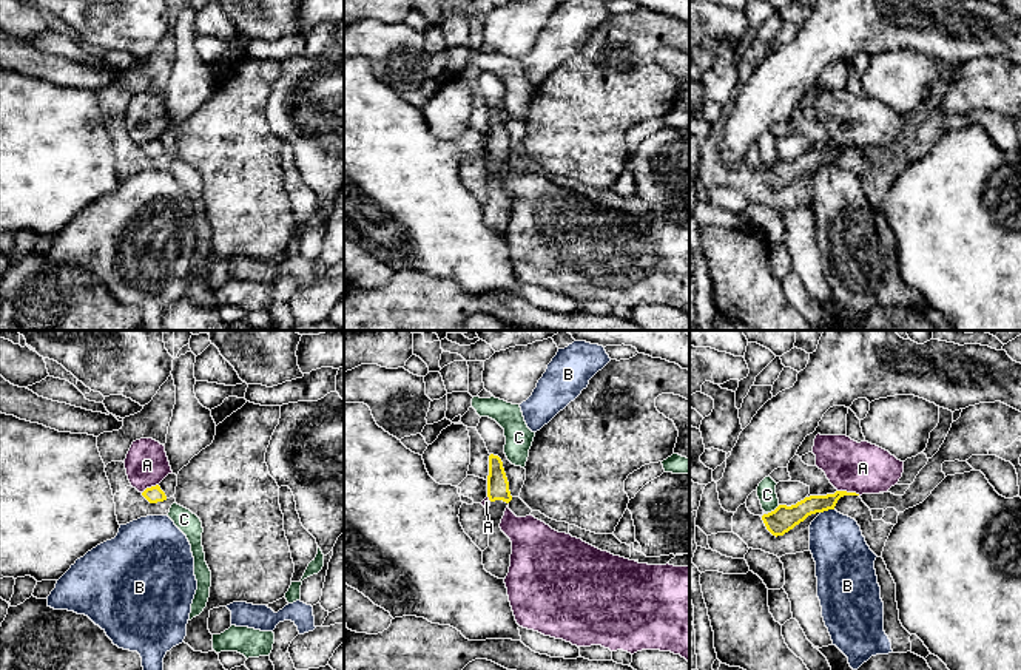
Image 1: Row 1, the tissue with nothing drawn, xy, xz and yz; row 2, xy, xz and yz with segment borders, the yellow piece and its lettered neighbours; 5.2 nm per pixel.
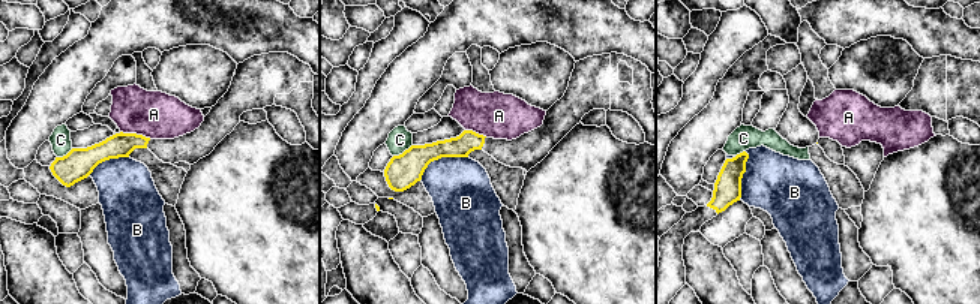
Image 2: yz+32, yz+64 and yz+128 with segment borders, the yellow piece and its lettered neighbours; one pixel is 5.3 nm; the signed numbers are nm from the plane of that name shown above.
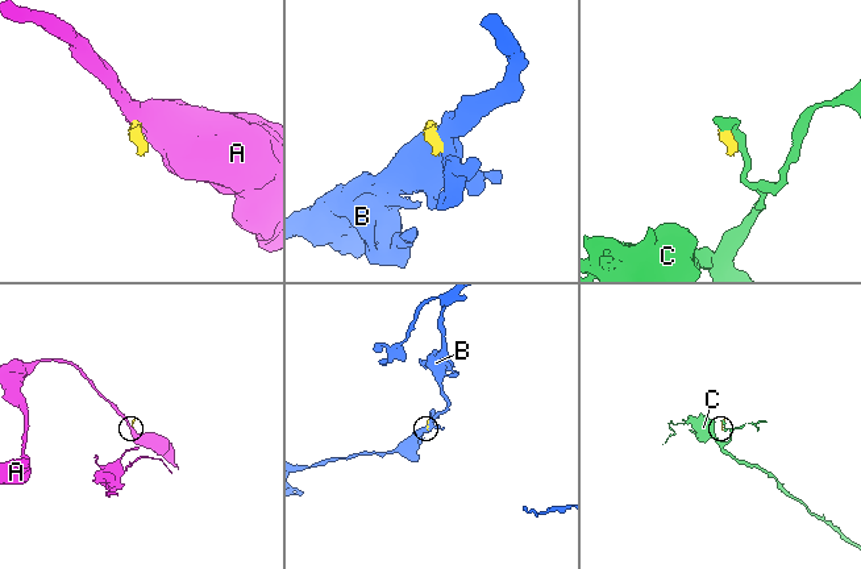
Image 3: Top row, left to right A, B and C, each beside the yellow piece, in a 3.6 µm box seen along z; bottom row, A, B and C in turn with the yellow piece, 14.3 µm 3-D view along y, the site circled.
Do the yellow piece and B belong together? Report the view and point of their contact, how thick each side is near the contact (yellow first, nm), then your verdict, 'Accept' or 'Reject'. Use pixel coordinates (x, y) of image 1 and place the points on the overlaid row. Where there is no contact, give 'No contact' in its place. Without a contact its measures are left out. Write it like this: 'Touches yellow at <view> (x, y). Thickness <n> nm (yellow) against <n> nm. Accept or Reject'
Touches yellow at yz (827, 510). Thickness 140 nm (yellow) against 280 nm. Reject

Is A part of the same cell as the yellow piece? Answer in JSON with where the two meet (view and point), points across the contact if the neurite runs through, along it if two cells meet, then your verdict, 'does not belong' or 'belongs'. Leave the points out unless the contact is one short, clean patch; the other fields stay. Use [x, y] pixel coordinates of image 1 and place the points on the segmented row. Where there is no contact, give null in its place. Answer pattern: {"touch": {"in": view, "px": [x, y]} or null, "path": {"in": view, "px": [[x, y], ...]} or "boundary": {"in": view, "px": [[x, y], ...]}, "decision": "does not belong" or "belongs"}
{"touch": {"in": "yz", "px": [849, 493]}, "boundary": {"in": "yz", "px": [[838, 490], [859, 494]]}, "decision": "does not belong"}

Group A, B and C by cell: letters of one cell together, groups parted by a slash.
A / B / C

